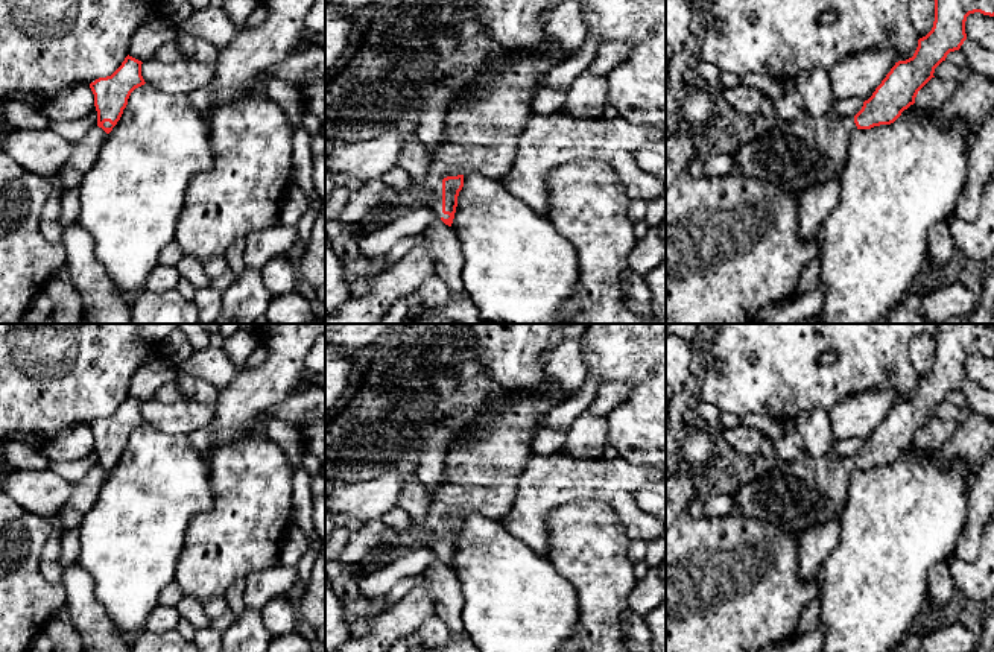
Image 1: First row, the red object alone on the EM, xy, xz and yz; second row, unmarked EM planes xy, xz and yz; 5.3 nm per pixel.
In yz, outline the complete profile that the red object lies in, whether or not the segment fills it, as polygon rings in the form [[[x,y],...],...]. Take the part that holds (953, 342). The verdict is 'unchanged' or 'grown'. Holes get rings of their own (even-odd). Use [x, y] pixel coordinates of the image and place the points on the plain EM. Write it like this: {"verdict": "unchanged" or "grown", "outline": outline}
{"verdict": "grown", "outline": [[[938,324],[933,340],[935,362],[932,371],[918,380],[912,398],[895,403],[854,457],[844,457],[836,451],[815,457],[802,451],[792,462],[774,464],[764,476],[743,483],[731,494],[737,514],[751,520],[772,523],[795,535],[839,517],[845,508],[853,473],[894,464],[904,450],[915,444],[918,432],[935,418],[935,409],[945,401],[947,395],[961,389],[967,380],[967,357],[974,353],[994,357],[994,324]]]}

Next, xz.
{"verdict": "grown", "outline": [[[546,378],[538,394],[529,389],[506,391],[495,388],[477,410],[473,421],[454,430],[456,445],[444,457],[444,476],[435,491],[429,491],[430,506],[423,521],[403,529],[388,527],[377,547],[353,567],[357,579],[392,564],[388,561],[372,567],[372,558],[415,543],[432,533],[435,540],[426,546],[451,567],[457,536],[467,512],[479,512],[500,521],[511,509],[520,476],[524,473],[532,453],[532,441],[540,421],[556,404],[564,403],[564,389]]]}

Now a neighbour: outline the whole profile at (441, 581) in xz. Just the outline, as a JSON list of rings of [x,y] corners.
[[[436,558],[418,578],[418,582],[427,587],[435,614],[447,625],[450,637],[464,637],[464,596],[454,570]]]

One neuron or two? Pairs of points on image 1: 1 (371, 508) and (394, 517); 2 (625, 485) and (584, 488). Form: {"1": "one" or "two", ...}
{"1": "two", "2": "one"}

